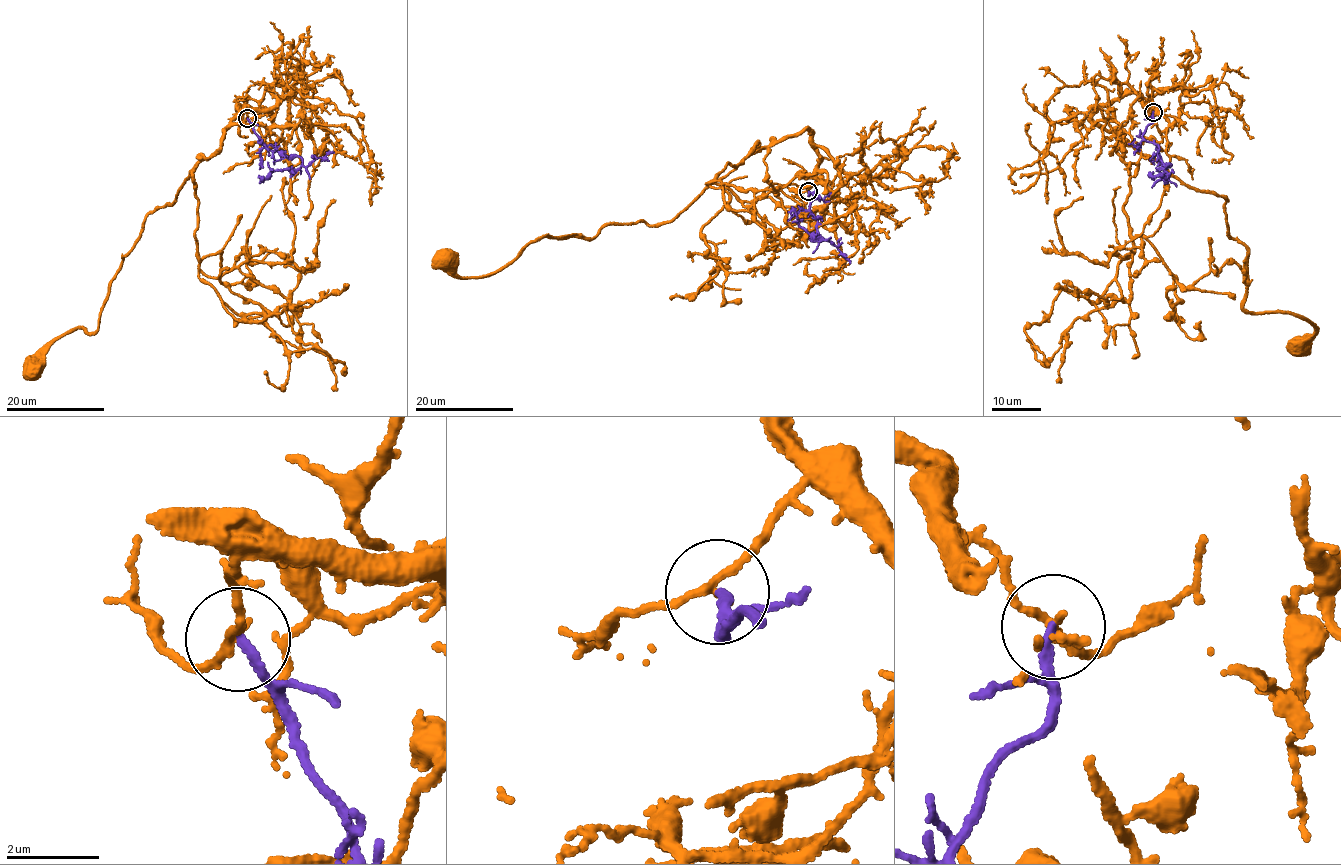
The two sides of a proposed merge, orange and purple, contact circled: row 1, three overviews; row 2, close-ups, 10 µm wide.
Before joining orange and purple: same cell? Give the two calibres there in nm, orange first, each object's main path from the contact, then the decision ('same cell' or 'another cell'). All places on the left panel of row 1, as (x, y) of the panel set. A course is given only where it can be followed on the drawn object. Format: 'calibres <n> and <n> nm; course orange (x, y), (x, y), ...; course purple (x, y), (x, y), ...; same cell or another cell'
calibres 160 and 180 nm; course orange (247, 118), (237, 108), (221, 146), (173, 202), (144, 218), (97, 329), (63, 333), (38, 368); course purple (247, 118), (264, 145), (274, 147), (289, 158), (298, 156), (302, 161), (299, 168), (275, 170), (259, 183); another cell

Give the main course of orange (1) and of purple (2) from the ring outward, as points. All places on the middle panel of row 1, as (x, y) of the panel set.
1: (808, 191), (819, 159), (806, 130), (758, 148), (669, 221), (543, 237), (480, 276), (449, 261)
2: (808, 191), (813, 194), (810, 211), (818, 232), (826, 240), (813, 239), (798, 224), (797, 215), (787, 212)

